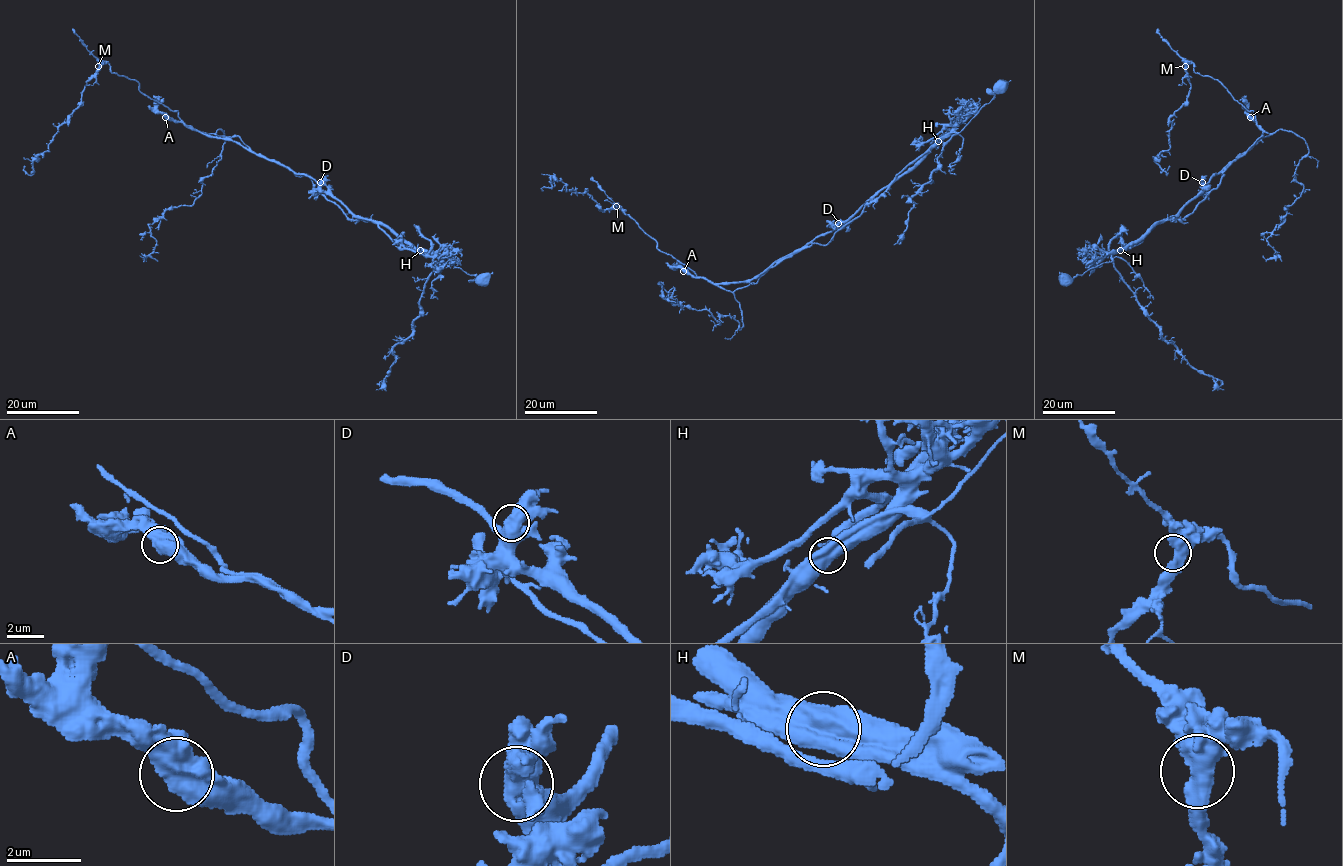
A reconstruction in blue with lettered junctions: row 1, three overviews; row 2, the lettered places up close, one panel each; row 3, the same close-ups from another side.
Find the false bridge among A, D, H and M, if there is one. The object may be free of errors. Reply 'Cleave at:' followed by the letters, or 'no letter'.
Cleave at: H

